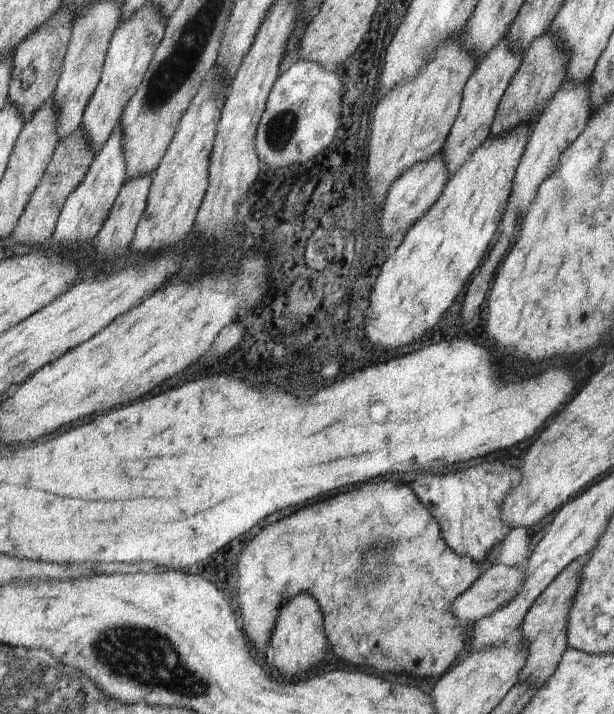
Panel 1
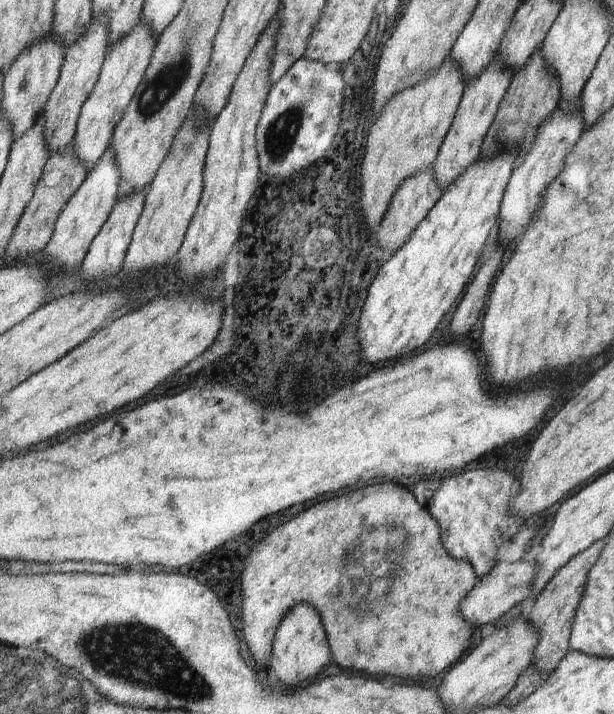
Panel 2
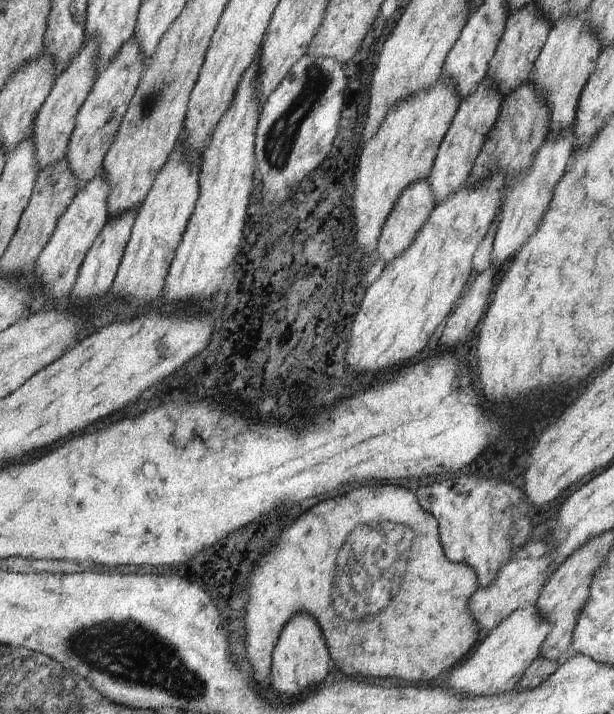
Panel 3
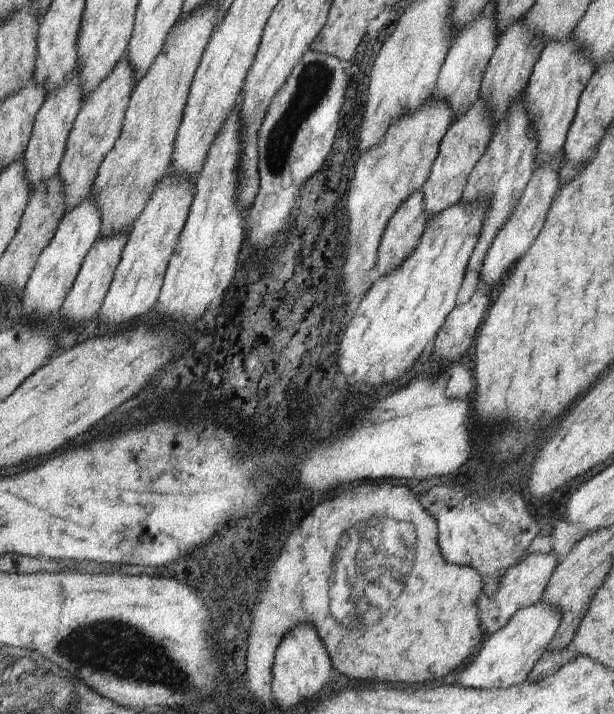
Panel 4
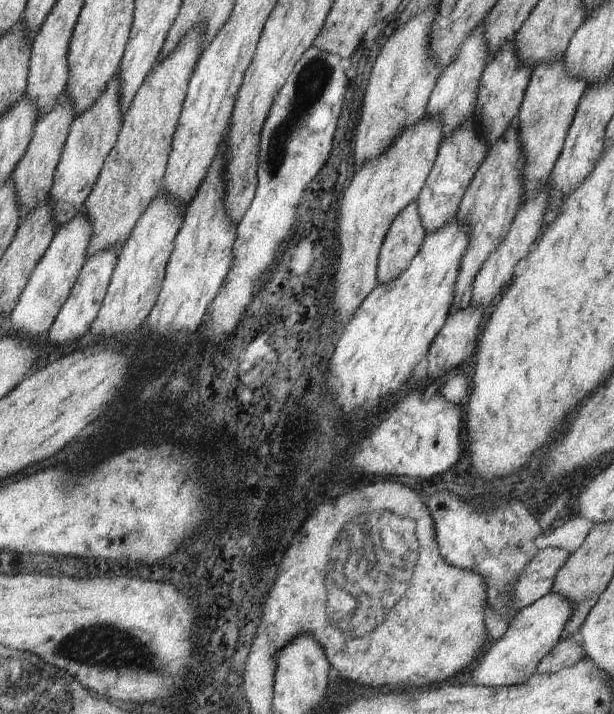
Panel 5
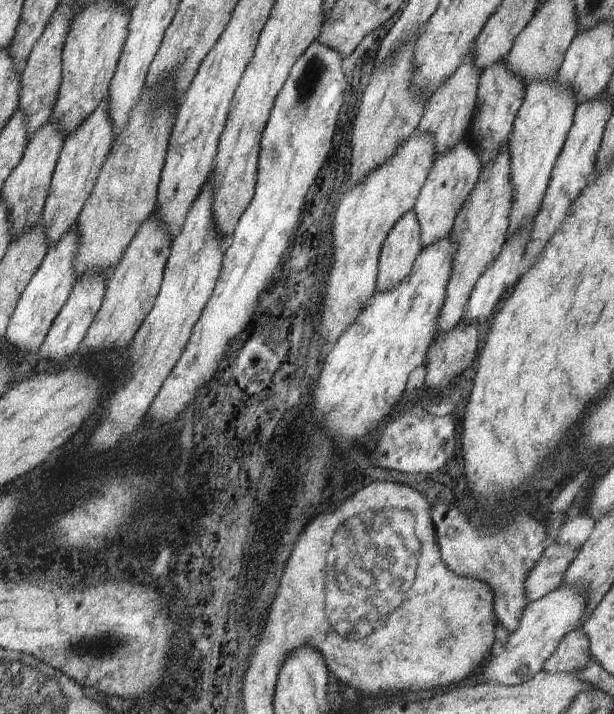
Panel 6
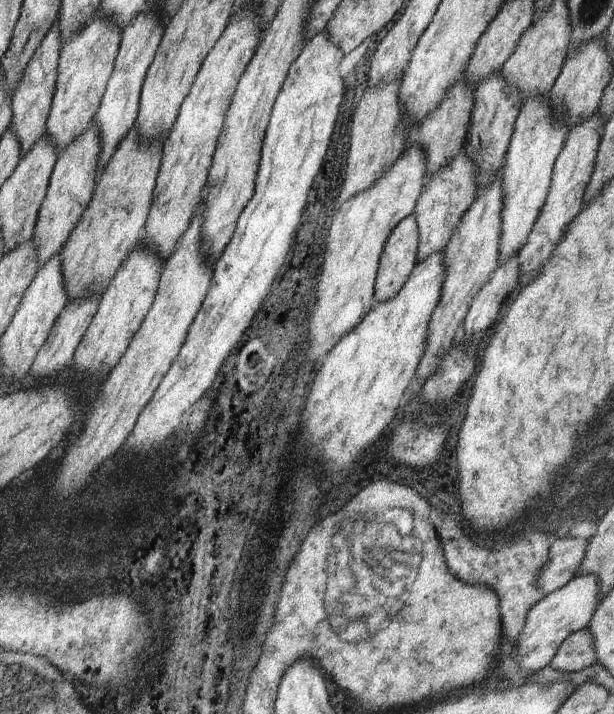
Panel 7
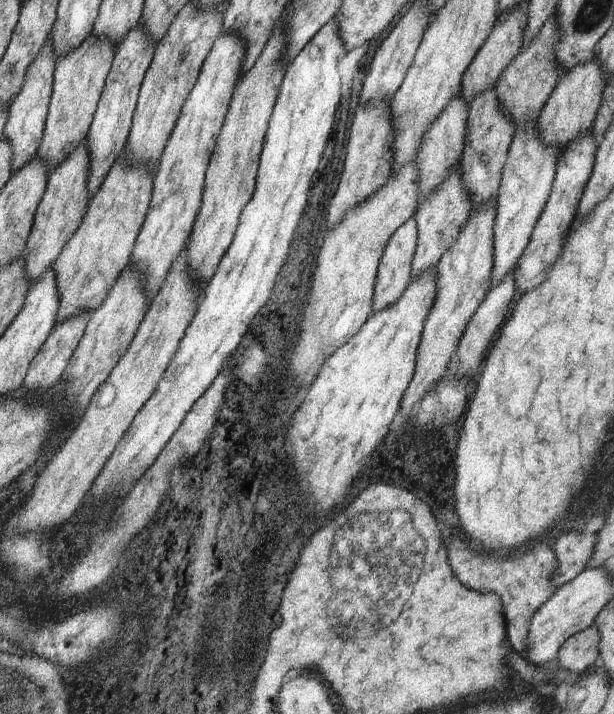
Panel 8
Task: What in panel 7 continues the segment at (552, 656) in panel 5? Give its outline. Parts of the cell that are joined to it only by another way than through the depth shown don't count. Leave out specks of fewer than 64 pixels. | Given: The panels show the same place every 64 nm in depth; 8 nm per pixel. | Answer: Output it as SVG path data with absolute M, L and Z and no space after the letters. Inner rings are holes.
M587 628L569 634L555 651L549 666L559 672L577 672L595 663L597 656L593 650L593 636Z

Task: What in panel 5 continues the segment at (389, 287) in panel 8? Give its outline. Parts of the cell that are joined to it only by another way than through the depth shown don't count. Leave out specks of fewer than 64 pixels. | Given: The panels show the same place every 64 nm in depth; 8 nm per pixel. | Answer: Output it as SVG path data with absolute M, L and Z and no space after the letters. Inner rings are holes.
M413 202L395 219L382 244L378 266L378 284L391 284L418 257L426 241L426 227L419 214L419 204Z

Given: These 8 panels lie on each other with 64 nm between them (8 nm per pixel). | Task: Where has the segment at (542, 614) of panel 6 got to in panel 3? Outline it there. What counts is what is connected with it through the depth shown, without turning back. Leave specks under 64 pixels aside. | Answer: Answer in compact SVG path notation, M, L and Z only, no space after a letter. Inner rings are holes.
M534 605L514 610L503 624L482 637L473 654L455 666L455 670L451 670L447 688L463 696L499 696L511 692L529 664L539 656L551 629L551 624Z

